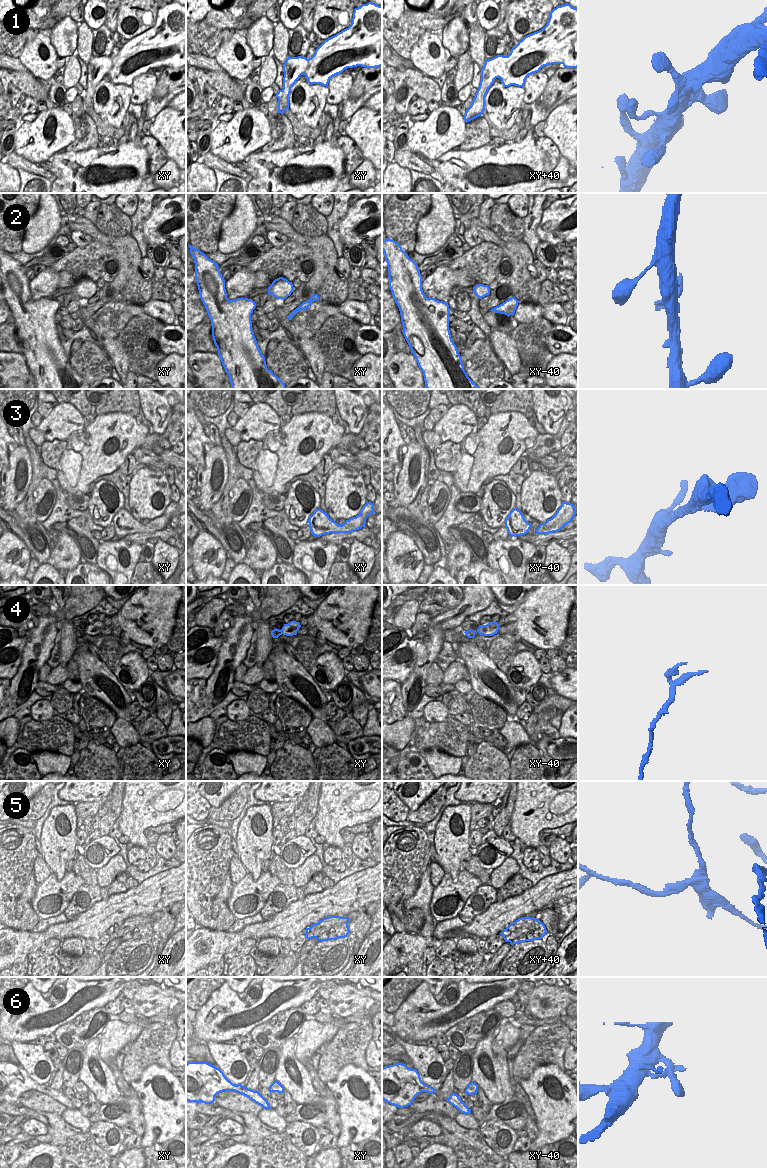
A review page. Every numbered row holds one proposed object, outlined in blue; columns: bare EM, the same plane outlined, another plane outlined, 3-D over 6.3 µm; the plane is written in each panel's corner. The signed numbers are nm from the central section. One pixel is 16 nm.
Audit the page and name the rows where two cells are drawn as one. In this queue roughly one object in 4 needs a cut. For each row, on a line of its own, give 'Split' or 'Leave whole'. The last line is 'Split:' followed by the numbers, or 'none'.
1: Leave whole
2: Split
3: Leave whole
4: Leave whole
5: Split
6: Leave whole
Split: 2, 5

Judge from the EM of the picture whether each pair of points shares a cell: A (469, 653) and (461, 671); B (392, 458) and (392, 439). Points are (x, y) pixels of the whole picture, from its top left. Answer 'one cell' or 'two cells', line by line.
A: two cells
B: one cell

